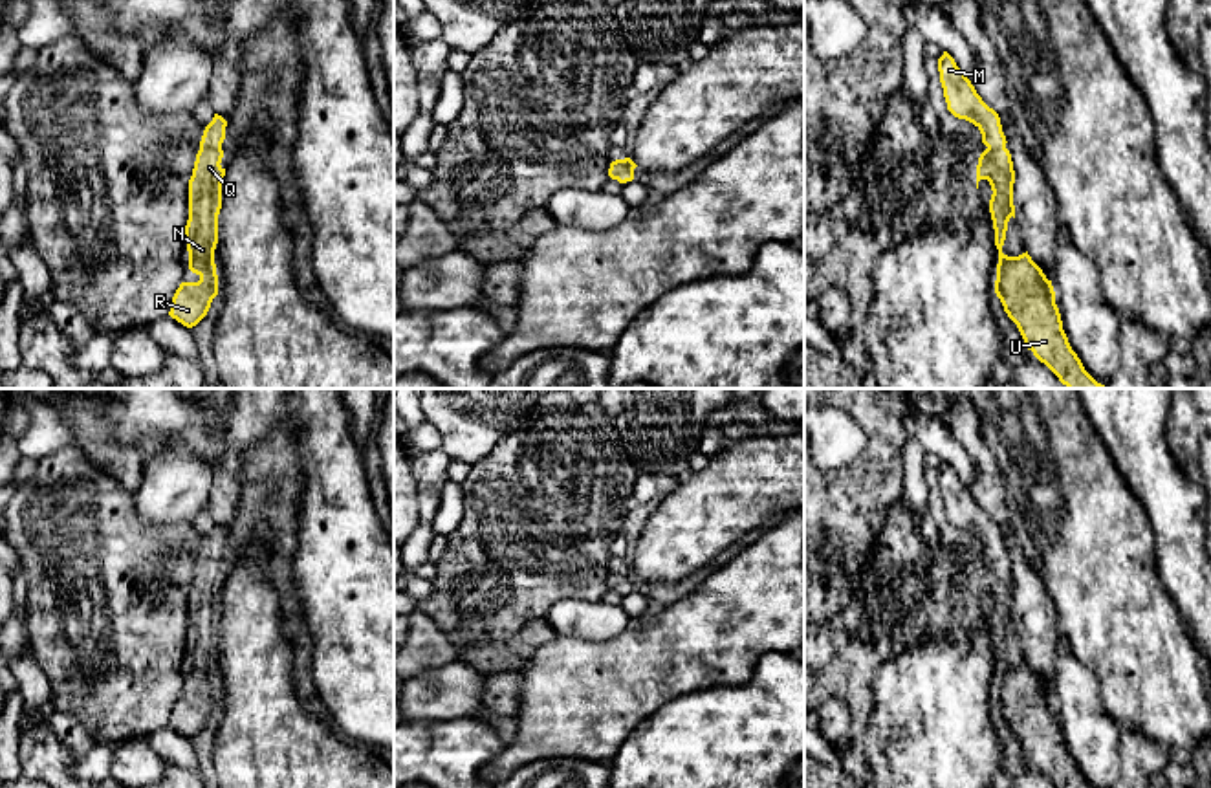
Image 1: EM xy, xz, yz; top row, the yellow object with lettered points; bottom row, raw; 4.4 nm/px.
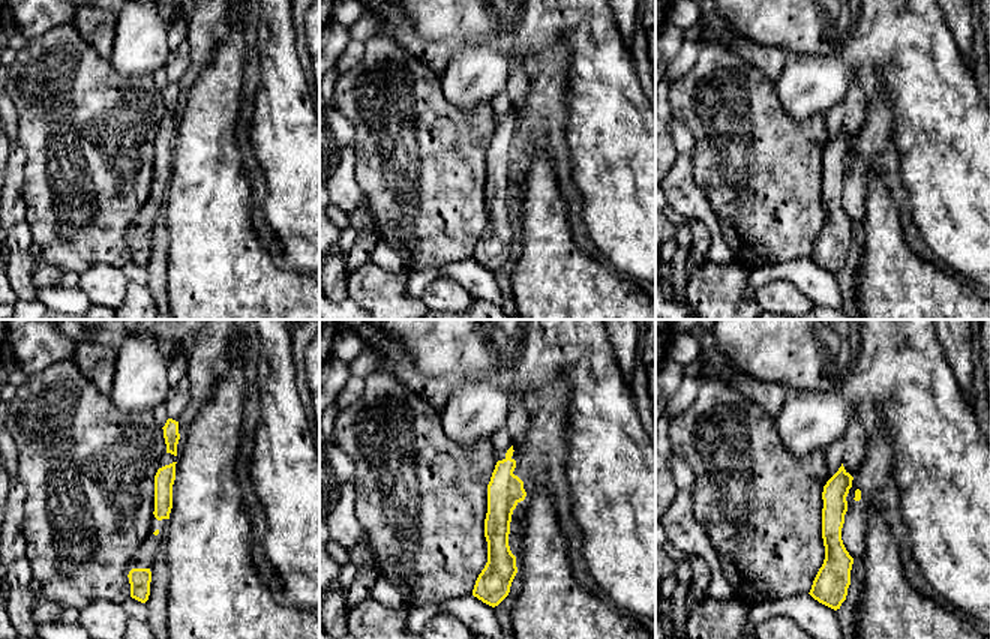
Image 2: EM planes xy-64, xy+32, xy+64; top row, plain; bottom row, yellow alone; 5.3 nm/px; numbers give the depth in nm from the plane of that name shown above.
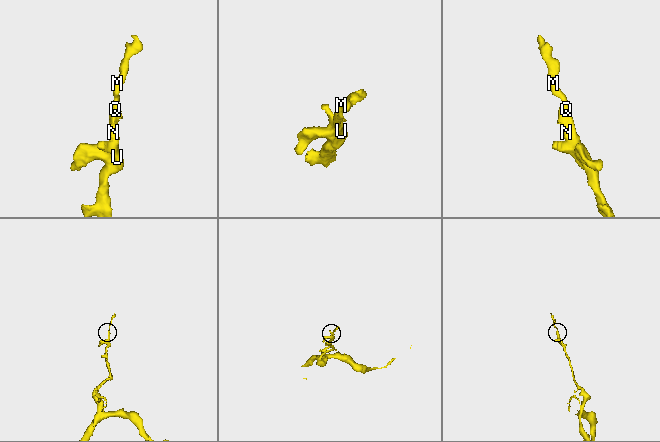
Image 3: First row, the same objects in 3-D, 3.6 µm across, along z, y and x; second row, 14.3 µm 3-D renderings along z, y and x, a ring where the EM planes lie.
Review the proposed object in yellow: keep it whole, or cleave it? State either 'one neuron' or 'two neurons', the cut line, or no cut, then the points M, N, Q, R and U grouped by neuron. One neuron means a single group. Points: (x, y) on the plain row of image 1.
one neuron; cut none; groups M N Q R U

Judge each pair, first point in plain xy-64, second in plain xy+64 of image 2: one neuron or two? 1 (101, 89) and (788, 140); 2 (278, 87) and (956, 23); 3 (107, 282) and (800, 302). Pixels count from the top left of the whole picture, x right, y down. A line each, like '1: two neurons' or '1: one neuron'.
1: one neuron
2: two neurons
3: one neuron

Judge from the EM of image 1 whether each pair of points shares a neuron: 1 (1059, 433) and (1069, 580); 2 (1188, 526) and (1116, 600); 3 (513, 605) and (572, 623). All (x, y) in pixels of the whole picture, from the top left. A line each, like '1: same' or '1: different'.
1: same
2: different
3: different

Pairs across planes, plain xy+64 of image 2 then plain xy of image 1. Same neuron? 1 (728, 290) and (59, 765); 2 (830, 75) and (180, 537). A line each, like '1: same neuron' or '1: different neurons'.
1: same neuron
2: different neurons

